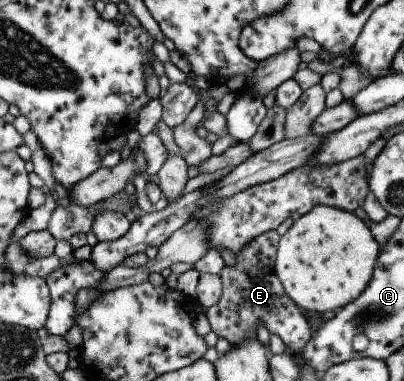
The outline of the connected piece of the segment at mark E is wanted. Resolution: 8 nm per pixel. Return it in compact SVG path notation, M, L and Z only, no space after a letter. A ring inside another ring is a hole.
M275 230L251 239L247 247L241 247L241 251L235 254L235 263L221 269L218 275L221 297L215 305L203 311L211 332L217 338L222 337L237 347L243 339L256 337L256 329L259 323L263 323L270 335L277 335L281 339L290 354L300 353L311 338L311 327L305 315L287 298L273 272L279 239Z

